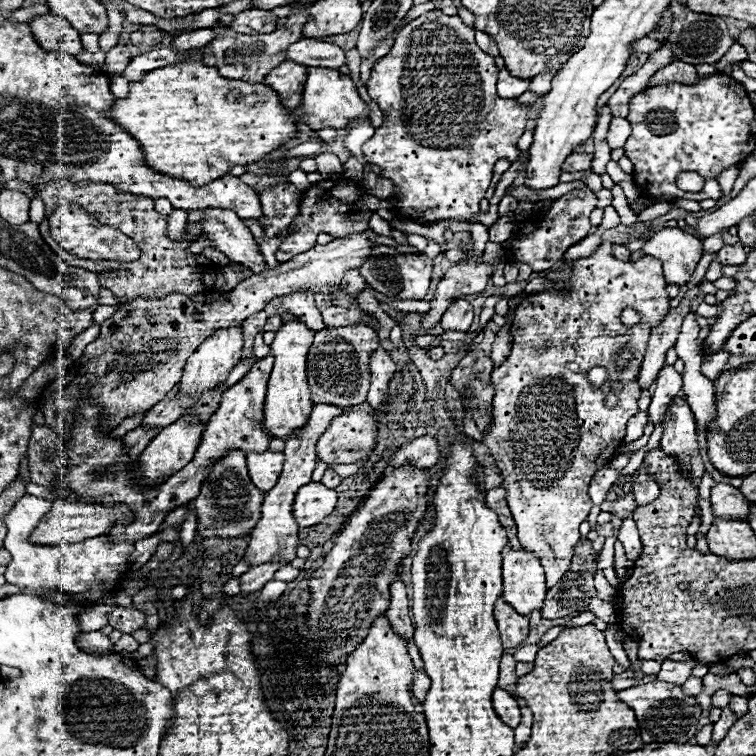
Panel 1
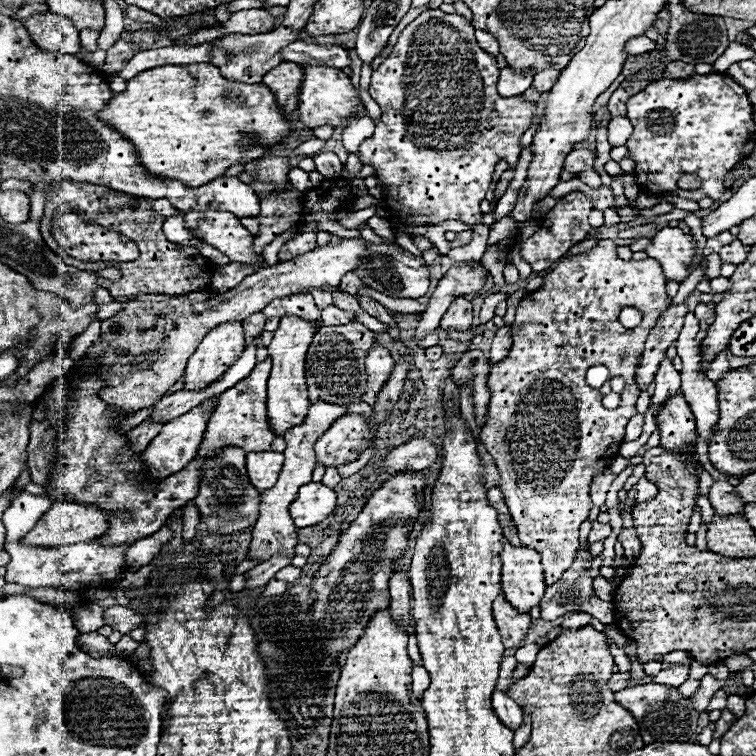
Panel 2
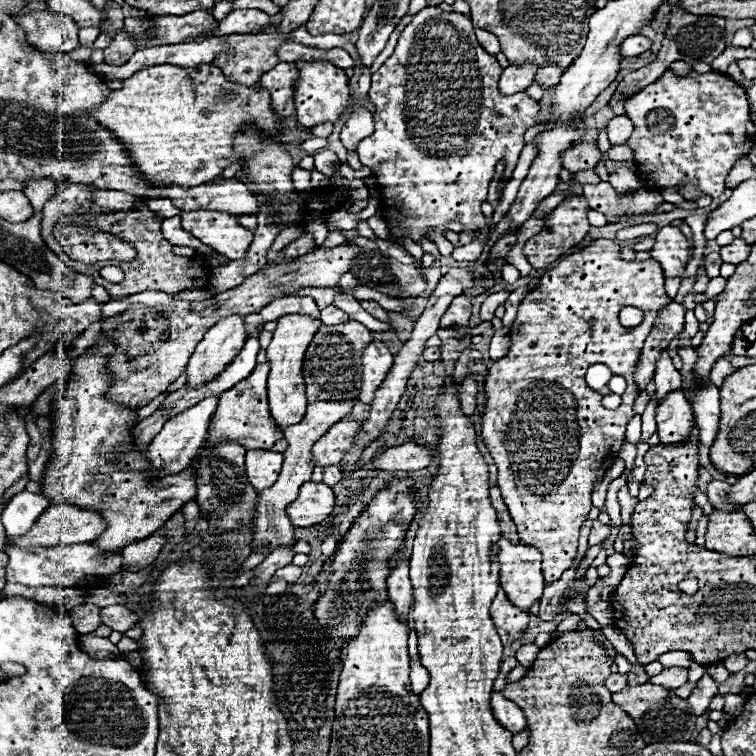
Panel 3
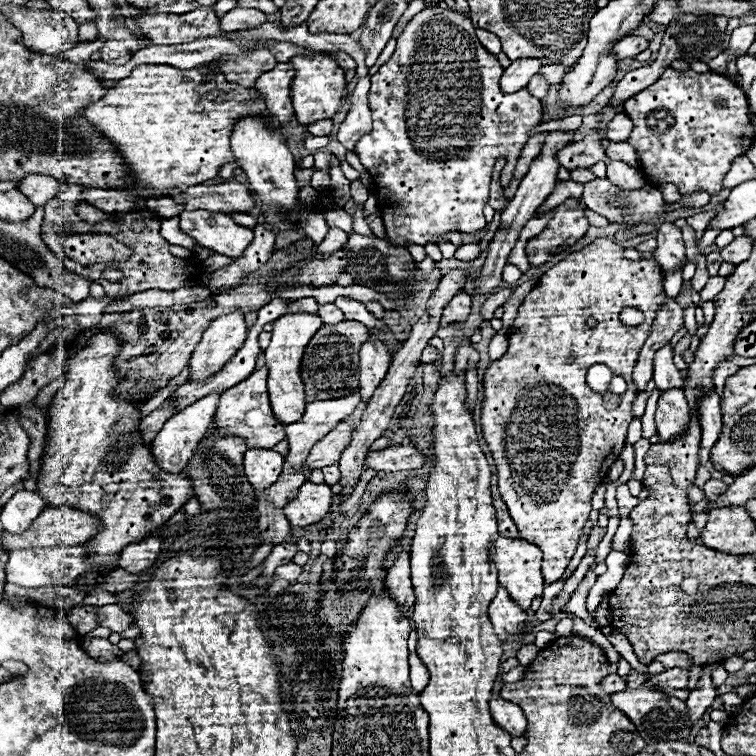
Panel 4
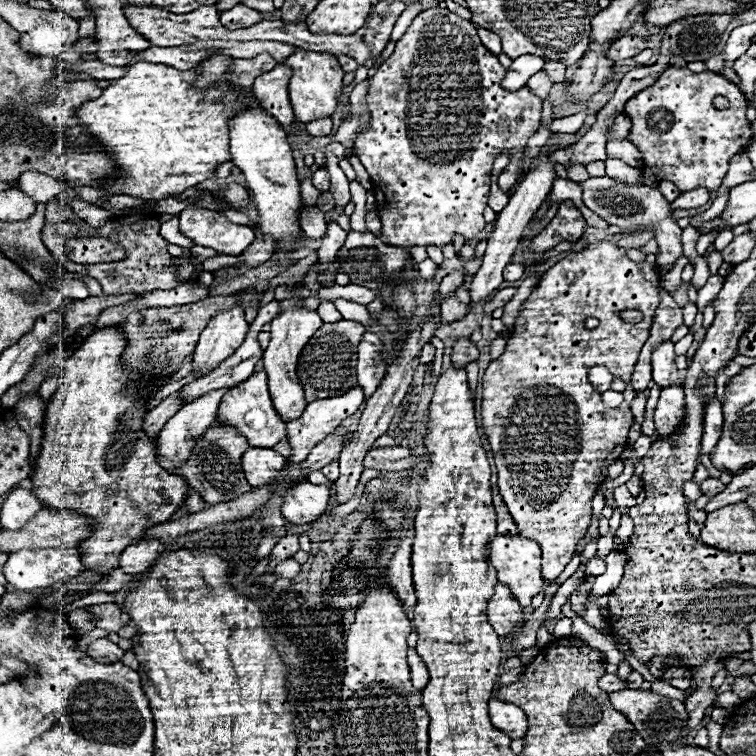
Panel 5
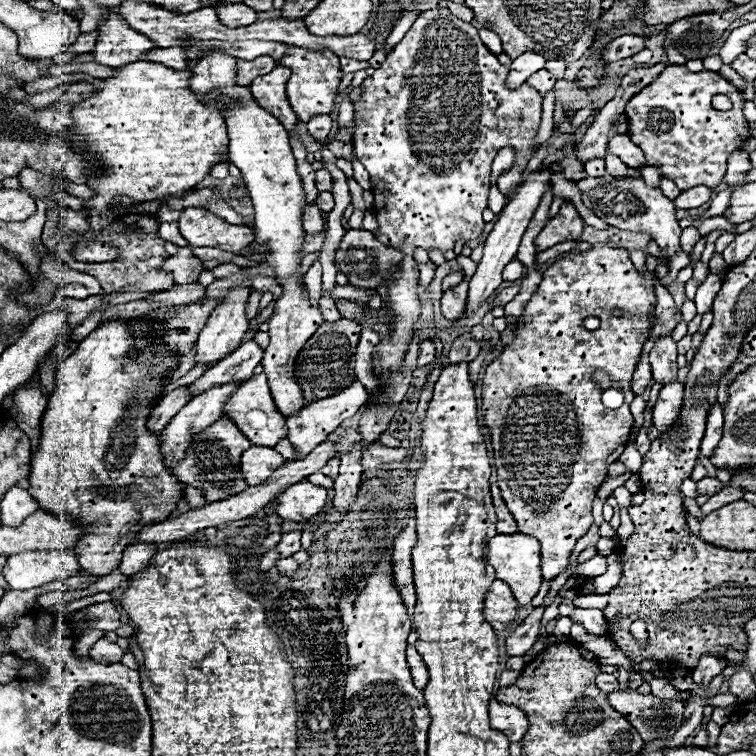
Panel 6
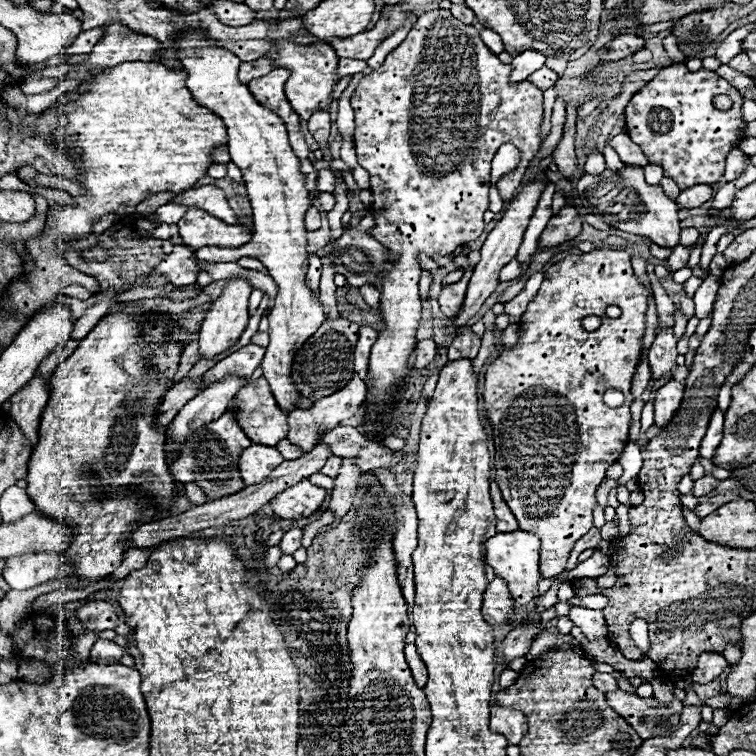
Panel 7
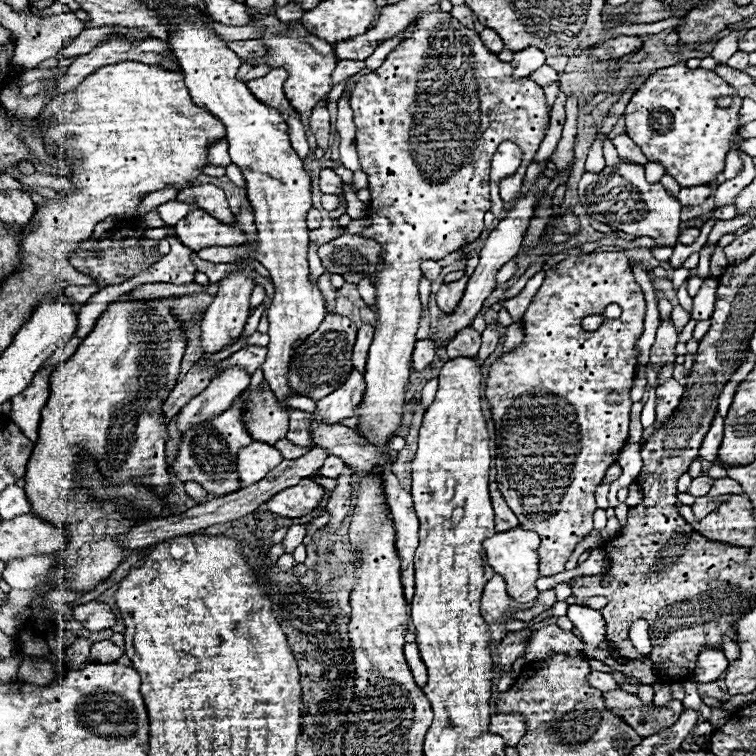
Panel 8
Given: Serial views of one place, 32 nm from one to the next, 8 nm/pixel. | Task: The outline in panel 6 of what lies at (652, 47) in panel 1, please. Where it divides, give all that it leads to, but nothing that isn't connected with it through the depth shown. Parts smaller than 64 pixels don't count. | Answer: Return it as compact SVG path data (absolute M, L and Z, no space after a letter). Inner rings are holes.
M624 34L624 36L618 36L612 42L608 42L606 48L600 52L600 56L606 62L618 62L622 58L634 56L640 50L644 50L644 38L642 36Z

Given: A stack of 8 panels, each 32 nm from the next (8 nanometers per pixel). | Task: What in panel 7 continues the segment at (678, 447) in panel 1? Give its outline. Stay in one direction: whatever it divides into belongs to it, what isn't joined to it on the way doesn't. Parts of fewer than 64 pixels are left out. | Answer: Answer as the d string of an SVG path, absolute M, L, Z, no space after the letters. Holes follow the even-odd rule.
M668 380L662 388L658 388L656 392L656 402L654 402L654 422L658 428L666 426L666 422L670 422L670 418L676 414L680 402L682 402L682 394L684 394L684 386L676 380Z

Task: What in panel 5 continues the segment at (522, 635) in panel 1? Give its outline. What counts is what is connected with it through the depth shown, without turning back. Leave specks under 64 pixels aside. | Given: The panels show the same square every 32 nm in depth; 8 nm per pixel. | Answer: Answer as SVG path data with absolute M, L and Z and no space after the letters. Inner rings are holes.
M496 582L496 586L494 586L494 594L490 596L488 608L486 608L486 618L494 626L496 634L504 636L504 638L508 638L512 632L516 632L518 624L526 620L522 616L522 606L518 606L518 602L514 602L512 592L502 582Z

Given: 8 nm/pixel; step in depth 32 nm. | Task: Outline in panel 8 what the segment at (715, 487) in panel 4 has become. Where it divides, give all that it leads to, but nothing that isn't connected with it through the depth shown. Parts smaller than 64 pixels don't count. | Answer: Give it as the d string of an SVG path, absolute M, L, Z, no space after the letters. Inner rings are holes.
M698 476L698 478L692 480L692 484L690 484L690 488L688 488L686 494L694 496L694 498L698 498L698 496L706 496L708 490L712 488L712 482L714 482L714 480L712 480L710 476Z

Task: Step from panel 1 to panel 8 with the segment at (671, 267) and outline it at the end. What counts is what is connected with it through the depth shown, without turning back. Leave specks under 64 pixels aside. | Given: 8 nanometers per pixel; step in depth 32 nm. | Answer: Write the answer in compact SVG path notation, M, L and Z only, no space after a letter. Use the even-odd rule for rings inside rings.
M620 160L618 166L606 166L602 172L586 172L578 184L580 204L590 218L600 218L598 222L608 224L614 230L632 234L632 236L650 236L658 240L660 246L672 246L678 240L678 224L682 206L676 196L668 194L666 188L656 182L650 184L644 176L644 166L628 160ZM612 176L622 176L622 184L610 188ZM630 200L630 202L622 202Z

